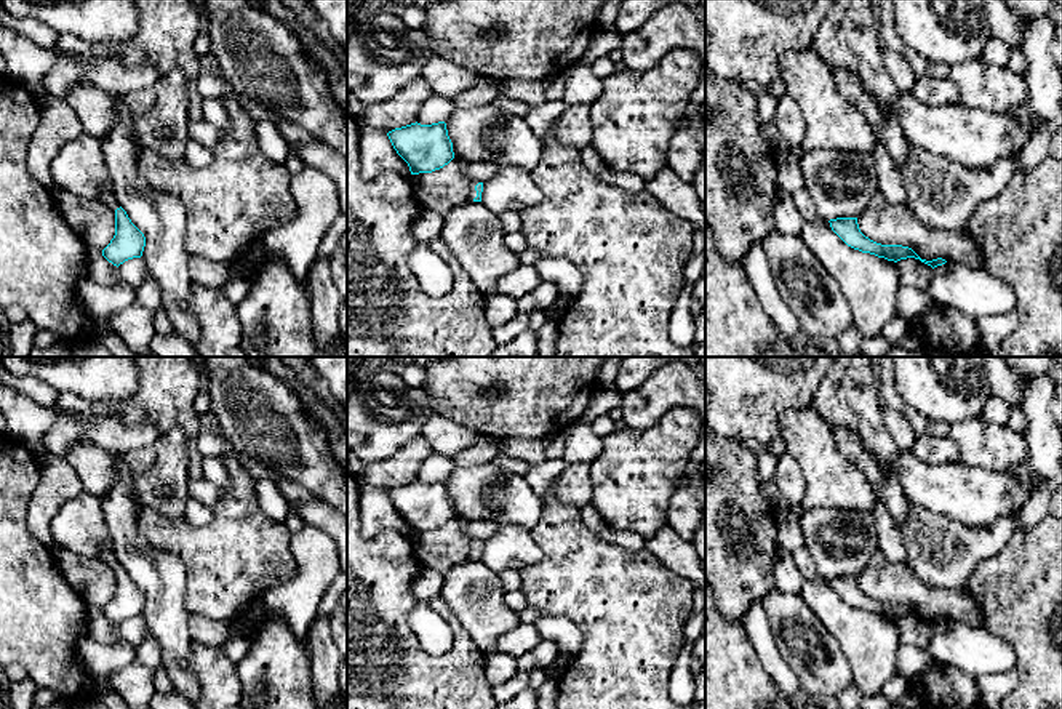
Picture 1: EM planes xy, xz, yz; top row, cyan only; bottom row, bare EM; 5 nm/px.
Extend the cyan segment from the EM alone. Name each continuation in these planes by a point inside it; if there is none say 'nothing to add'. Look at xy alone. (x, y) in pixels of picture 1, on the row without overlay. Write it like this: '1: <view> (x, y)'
1: xy (107, 554)

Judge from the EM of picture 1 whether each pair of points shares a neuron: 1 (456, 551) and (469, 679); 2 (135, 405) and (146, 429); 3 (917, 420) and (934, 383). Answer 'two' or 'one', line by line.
1: two
2: two
3: two

